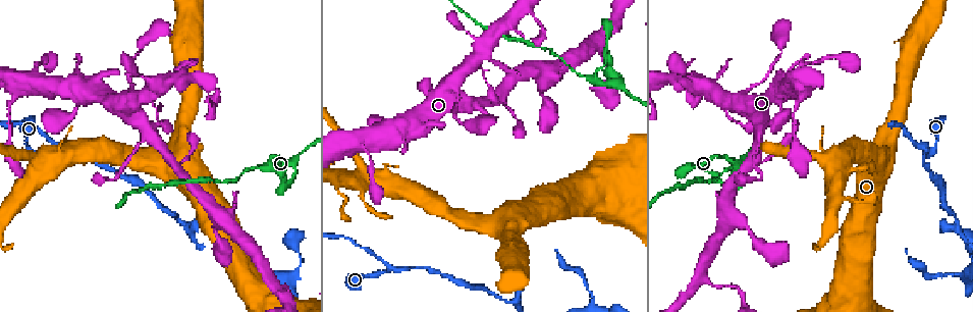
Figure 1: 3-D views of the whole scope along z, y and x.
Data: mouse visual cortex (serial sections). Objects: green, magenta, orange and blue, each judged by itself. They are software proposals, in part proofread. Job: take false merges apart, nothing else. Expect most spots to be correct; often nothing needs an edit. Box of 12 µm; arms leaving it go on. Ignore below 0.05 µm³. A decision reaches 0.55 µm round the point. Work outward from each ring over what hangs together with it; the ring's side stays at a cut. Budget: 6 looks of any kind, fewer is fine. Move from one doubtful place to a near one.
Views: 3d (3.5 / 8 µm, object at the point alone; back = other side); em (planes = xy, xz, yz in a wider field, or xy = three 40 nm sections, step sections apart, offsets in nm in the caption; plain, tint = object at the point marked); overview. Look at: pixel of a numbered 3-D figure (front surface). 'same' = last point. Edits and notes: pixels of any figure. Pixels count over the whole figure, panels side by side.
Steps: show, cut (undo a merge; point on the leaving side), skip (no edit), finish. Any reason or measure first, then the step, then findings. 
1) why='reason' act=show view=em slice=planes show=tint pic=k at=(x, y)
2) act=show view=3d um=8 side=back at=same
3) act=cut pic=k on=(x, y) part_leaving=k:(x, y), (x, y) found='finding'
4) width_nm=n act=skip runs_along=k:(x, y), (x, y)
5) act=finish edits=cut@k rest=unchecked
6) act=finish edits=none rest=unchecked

why='three arms meet' act=show view=3d um=3.5 pic=1 at=(736, 165)

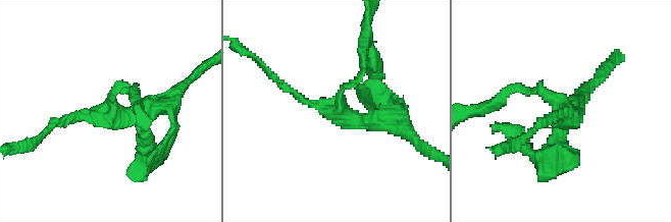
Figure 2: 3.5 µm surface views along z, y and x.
arms=3 arm_widths_nm=100,150,250 why='shape alone is not enough' act=show view=em slice=planes show=tint pic=2 at=(105, 107)

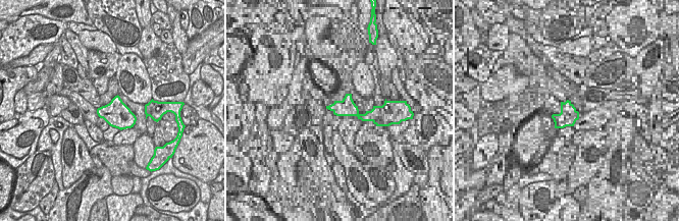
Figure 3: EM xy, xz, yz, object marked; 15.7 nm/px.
act=skip runs_along=2:(363, 67), (336, 112), (398, 117) found='continuous, no second cell'

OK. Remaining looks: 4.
why='thin neck' act=show view=3d um=3.5 side=back pic=1 at=(136, 149)

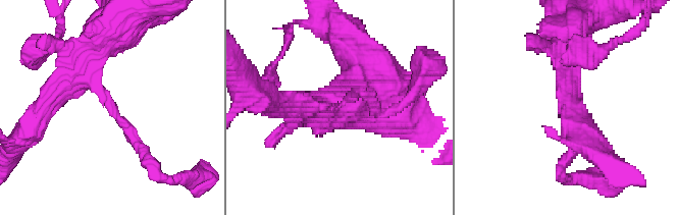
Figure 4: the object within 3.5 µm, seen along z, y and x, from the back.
arm_widths_nm=150,400 why='now the EM' act=show view=em slice=planes show=tint pic=4 at=(341, 106)

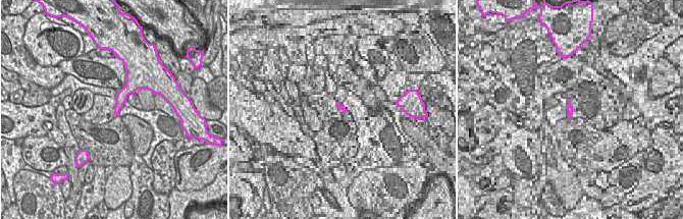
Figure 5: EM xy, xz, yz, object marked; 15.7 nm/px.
width_nm=170 act=skip runs_along=4:(86, 55), (75, 67), (148, 161) found='continuous, no second cell'

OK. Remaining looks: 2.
why='branch point' act=show view=3d um=3.5 pic=1 at=(391, 265)

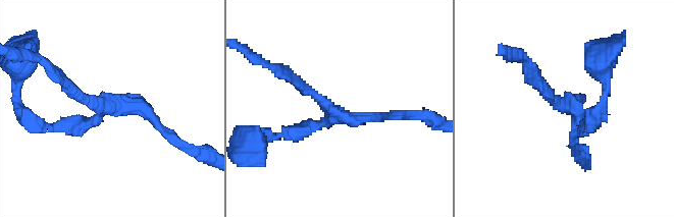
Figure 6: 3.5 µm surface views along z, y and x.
arms=3 arm_widths_nm=150,150,200 why='shape alone is not enough' act=show view=em slice=xy step=3 show=tint pic=6 at=(108, 106)

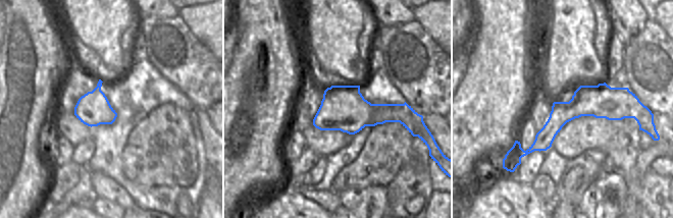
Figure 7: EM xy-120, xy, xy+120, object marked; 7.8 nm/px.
width_nm=360 act=skip runs_along=6:(276, 137), (335, 113), (396, 116) found='continuous, no second cell'

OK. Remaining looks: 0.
act=finish edits=none rest=unchecked

